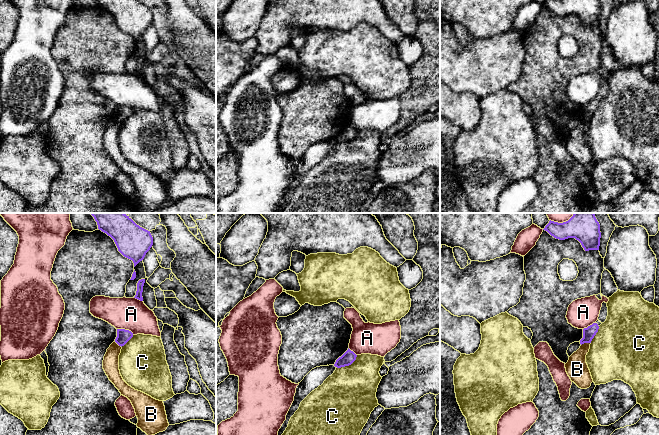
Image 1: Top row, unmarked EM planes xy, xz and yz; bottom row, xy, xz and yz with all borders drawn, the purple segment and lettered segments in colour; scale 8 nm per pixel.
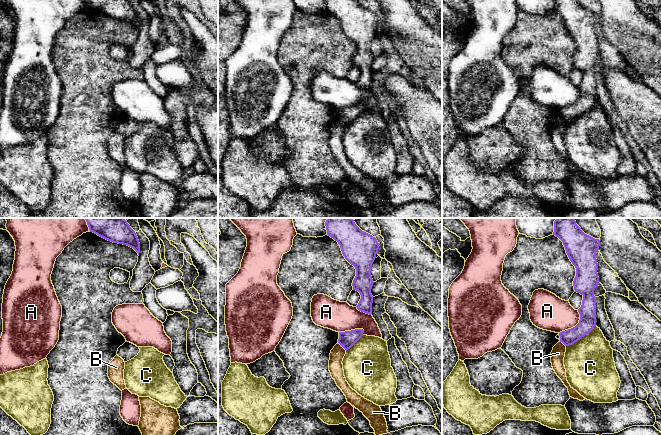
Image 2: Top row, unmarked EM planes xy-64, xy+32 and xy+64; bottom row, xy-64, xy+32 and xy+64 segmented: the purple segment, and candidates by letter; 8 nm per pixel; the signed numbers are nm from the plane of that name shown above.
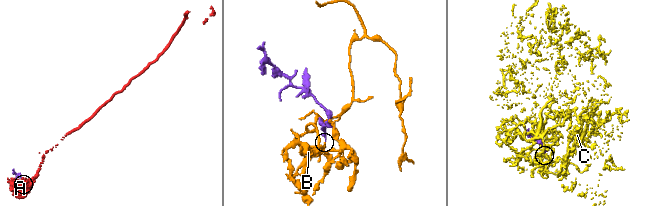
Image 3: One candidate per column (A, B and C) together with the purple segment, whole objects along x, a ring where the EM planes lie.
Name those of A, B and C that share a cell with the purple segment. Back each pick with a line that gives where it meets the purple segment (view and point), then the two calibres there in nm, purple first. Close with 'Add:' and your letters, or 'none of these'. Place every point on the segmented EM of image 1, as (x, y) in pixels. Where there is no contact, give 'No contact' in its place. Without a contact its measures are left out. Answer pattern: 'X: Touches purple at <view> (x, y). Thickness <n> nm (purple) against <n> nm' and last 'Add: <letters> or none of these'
Add: none of these

